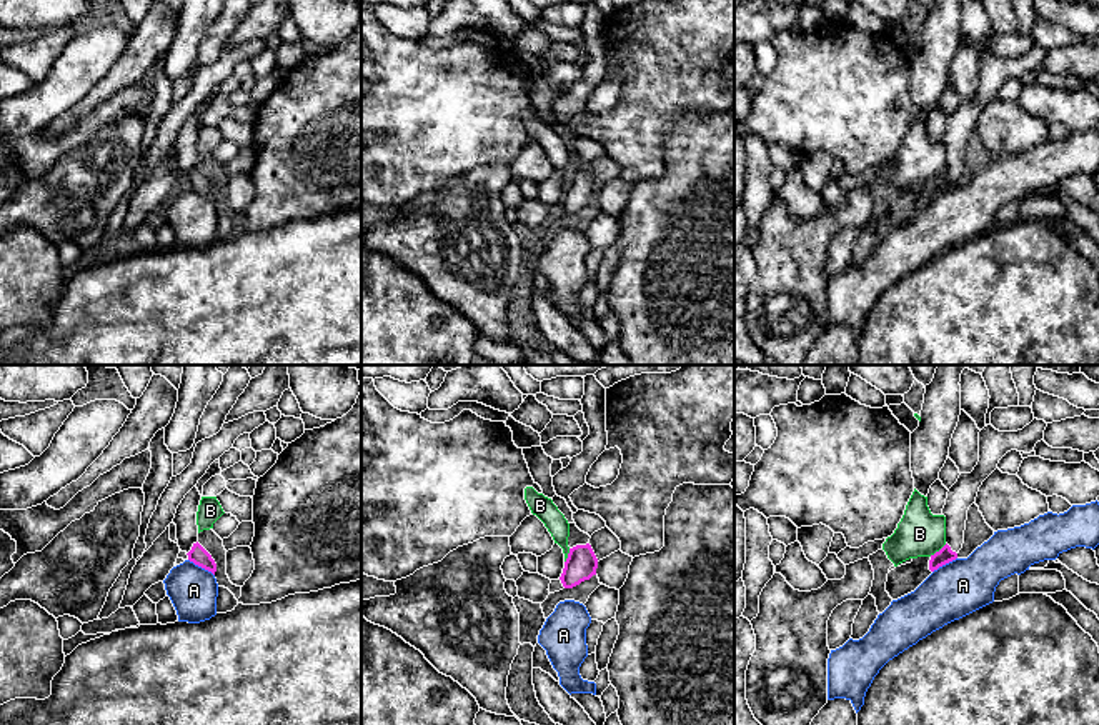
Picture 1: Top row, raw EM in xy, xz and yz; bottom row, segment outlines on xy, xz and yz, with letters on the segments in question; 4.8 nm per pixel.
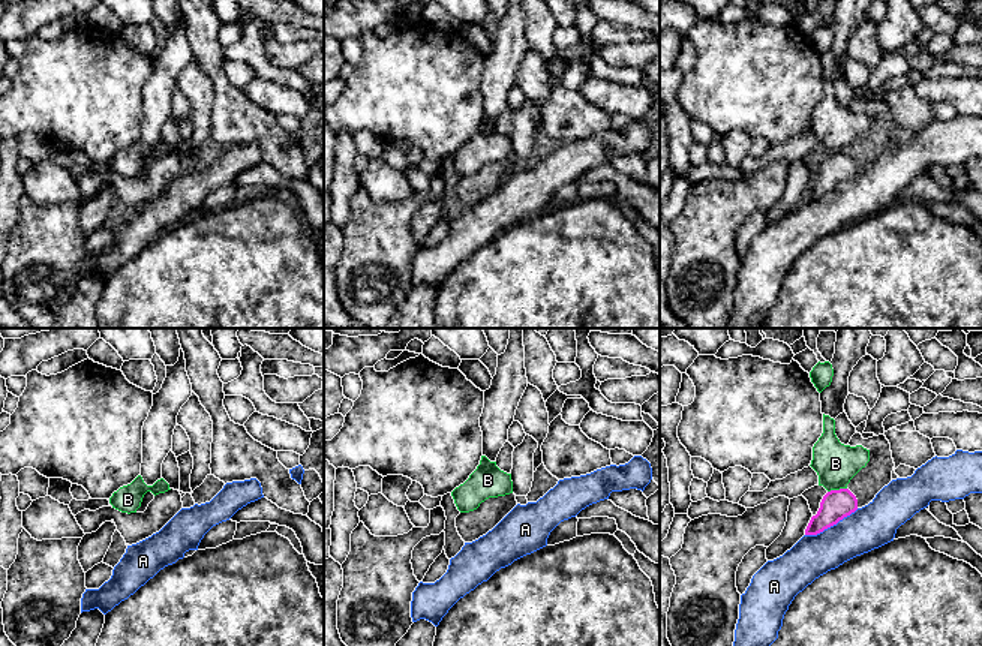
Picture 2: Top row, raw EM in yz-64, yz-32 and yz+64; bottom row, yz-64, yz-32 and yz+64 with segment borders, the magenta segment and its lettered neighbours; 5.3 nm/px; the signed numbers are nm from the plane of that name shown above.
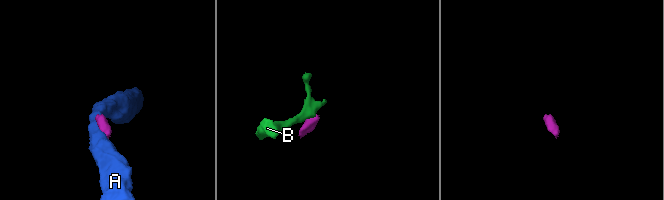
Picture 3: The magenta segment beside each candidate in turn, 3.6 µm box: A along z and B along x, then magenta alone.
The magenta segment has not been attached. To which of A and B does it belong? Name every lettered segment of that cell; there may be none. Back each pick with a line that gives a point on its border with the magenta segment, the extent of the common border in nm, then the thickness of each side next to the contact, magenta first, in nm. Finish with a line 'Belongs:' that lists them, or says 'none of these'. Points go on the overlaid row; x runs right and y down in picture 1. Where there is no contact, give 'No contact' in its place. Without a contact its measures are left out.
Belongs: none of these

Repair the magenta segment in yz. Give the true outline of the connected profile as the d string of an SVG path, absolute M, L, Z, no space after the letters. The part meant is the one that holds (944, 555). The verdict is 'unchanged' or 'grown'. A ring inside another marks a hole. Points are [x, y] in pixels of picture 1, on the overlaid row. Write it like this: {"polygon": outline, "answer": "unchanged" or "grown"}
{"polygon": "M1034 418L1017 432L999 432L992 425L979 432L979 462L971 473L961 473L949 488L942 515L946 517L946 545L931 555L929 570L957 558L964 543L967 510L976 502L979 487L997 468L999 460L1011 450L1031 453L1044 440L1047 423Z", "answer": "grown"}

